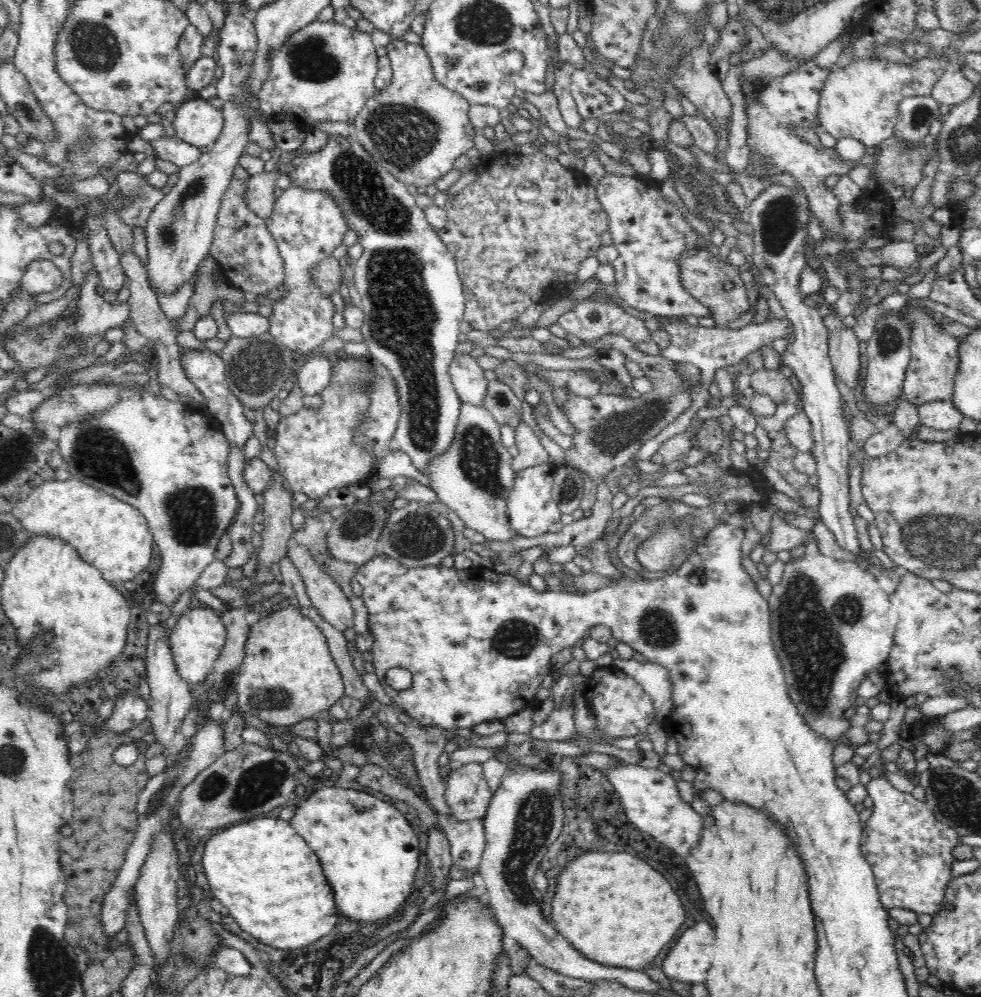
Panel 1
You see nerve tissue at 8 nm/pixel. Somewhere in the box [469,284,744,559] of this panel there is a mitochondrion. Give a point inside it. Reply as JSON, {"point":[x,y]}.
{"point":[609,434]}

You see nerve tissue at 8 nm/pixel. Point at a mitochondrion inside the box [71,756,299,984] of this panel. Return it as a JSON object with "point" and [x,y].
{"point":[159,799]}

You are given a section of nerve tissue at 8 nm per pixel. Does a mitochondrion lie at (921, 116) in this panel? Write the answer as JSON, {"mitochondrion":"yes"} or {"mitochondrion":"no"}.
{"mitochondrion":"yes"}

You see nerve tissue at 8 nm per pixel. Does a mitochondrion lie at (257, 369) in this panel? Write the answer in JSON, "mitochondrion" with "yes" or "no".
{"mitochondrion":"yes"}

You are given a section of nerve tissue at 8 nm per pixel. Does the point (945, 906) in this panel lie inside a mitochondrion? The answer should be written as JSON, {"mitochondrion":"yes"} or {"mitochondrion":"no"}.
{"mitochondrion":"no"}

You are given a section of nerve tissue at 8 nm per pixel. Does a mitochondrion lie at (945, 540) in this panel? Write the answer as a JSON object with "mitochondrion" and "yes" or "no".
{"mitochondrion":"yes"}

